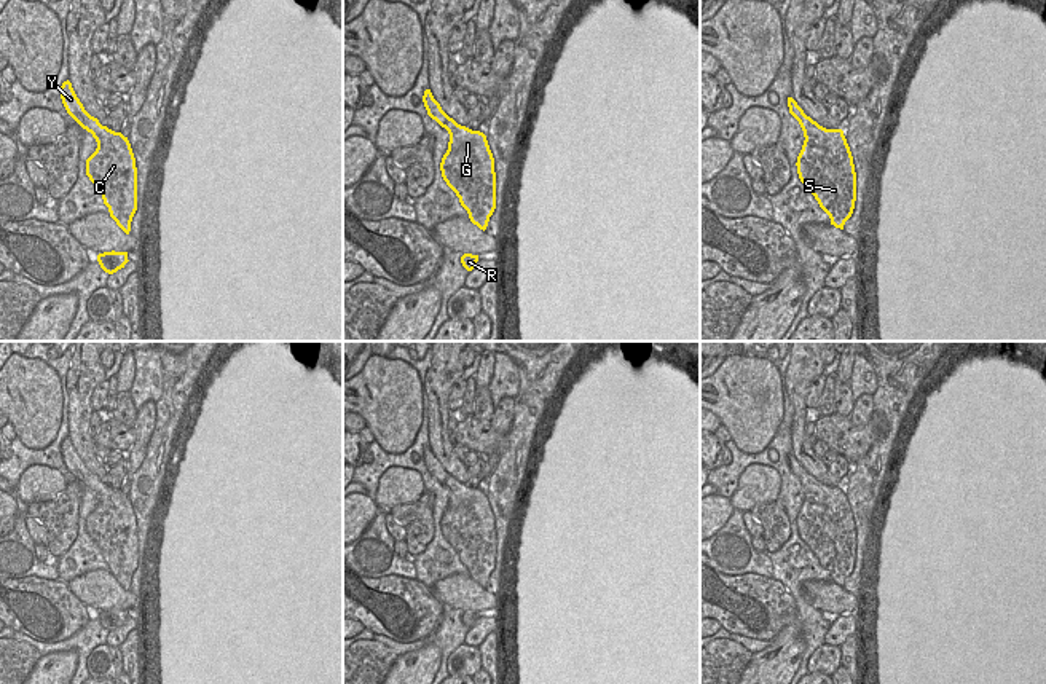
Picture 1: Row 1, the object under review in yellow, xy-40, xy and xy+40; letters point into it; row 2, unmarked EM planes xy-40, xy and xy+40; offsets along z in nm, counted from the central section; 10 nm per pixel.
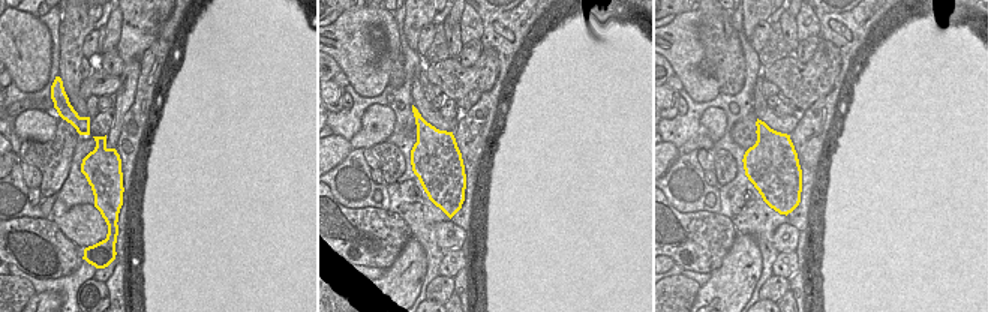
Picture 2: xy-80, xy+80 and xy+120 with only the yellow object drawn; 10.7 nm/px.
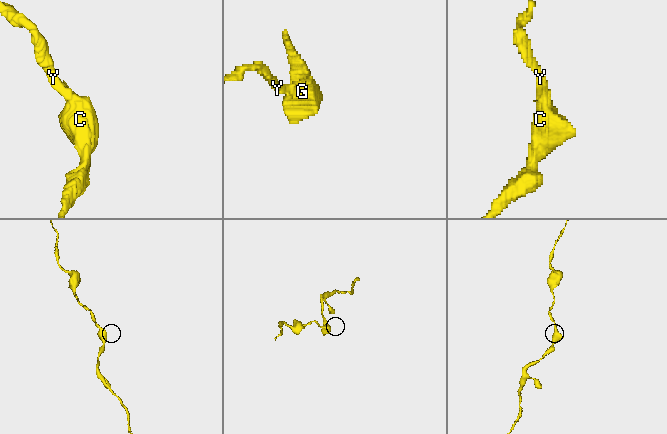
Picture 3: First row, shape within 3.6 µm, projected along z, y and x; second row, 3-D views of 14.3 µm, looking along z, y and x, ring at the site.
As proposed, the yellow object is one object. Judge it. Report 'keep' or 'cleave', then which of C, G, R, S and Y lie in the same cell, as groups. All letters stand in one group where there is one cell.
keep; C G R S Y

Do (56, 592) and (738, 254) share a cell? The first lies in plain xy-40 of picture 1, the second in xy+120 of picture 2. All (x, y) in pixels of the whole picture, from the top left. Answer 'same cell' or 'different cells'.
different cells

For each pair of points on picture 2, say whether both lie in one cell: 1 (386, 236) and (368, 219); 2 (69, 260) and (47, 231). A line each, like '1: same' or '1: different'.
1: same
2: same

